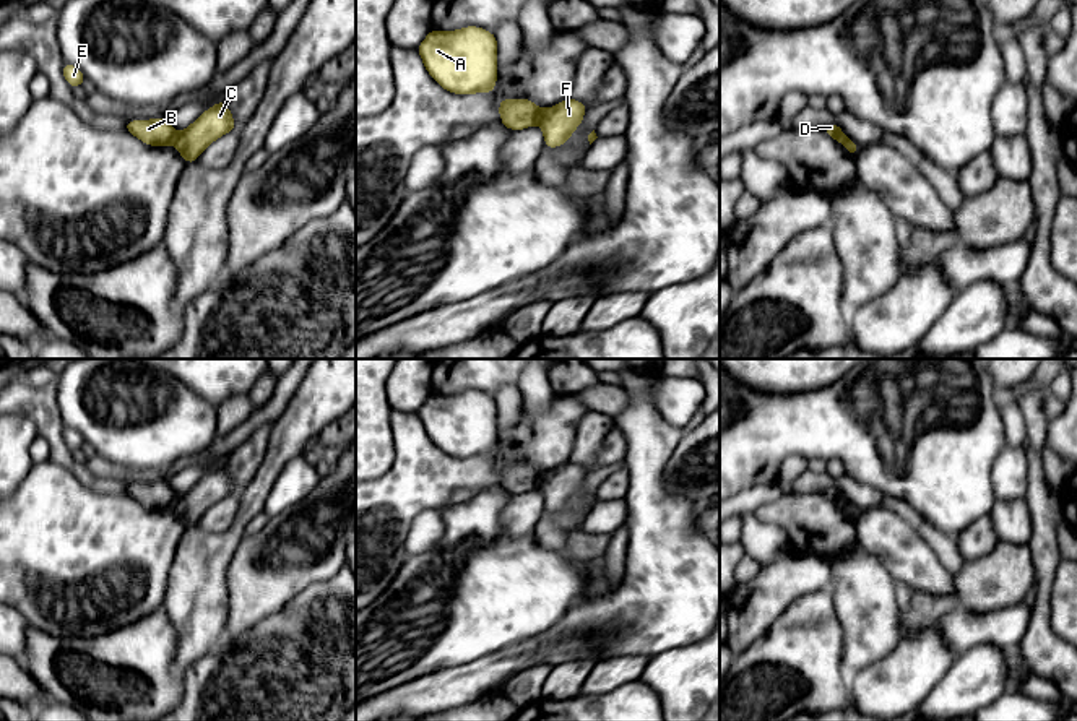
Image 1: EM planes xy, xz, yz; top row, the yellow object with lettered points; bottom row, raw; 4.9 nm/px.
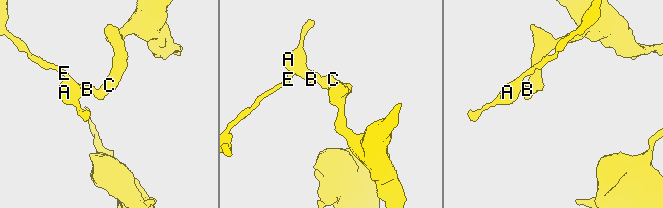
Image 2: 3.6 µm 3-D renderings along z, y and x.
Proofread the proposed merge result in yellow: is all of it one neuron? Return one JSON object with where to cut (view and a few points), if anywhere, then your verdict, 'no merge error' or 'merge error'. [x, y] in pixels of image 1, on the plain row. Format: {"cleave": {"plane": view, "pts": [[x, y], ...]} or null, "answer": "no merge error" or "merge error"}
{"cleave": {"plane": "xz", "pts": [[543, 474], [536, 486]]}, "answer": "merge error"}

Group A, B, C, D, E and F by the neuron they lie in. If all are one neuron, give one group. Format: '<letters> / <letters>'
A B D E / C F

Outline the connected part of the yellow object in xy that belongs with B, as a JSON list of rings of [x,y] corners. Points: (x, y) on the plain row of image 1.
[[[169,482],[127,486],[123,492],[146,508],[166,510],[175,505],[175,495]]]

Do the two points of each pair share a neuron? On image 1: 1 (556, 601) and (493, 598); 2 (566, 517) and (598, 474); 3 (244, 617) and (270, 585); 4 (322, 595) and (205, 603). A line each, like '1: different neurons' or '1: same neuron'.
1: same neuron
2: same neuron
3: same neuron
4: different neurons

